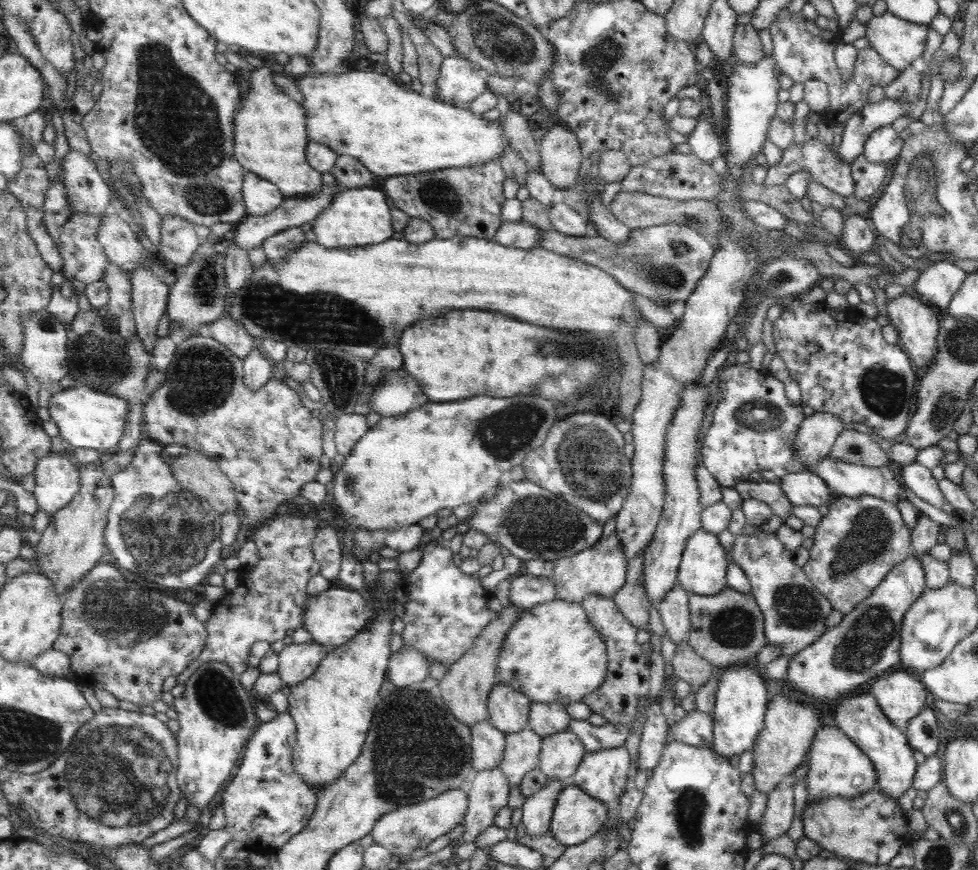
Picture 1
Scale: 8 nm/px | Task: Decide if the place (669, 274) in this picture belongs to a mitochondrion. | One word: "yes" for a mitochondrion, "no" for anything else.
yes

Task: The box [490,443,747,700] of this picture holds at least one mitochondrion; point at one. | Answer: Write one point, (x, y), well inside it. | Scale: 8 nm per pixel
(541, 528)

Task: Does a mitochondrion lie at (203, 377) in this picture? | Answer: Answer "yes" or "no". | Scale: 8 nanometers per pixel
yes

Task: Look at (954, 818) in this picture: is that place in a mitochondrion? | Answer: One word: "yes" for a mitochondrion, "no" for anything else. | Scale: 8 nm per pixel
yes

